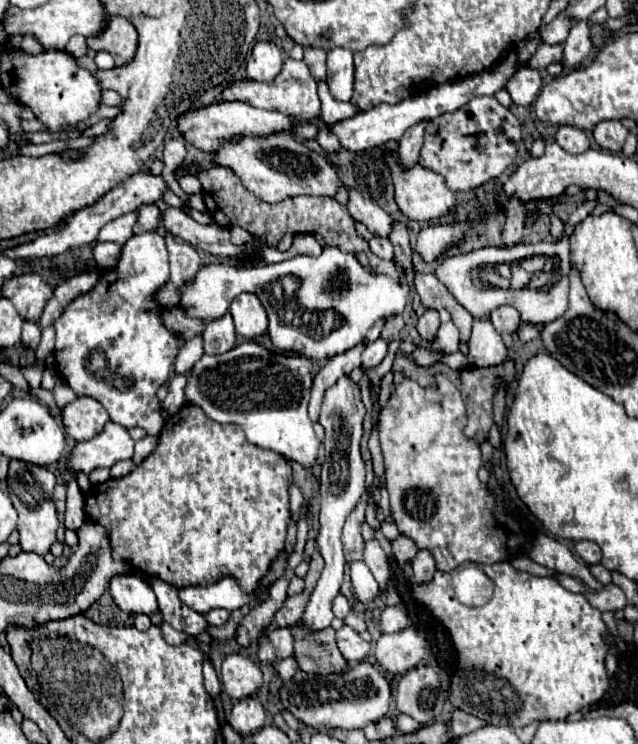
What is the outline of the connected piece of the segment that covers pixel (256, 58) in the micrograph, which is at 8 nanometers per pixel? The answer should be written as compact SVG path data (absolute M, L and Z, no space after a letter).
M273 40L257 42L247 62L247 78L259 82L271 82L281 72L281 66L283 66L281 48Z

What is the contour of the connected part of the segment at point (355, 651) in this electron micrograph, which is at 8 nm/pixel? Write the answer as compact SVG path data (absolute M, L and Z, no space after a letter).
M343 626L337 630L337 642L339 642L339 650L343 652L343 656L347 658L347 662L359 662L363 660L369 650L371 650L371 644L365 642L353 628L349 626Z

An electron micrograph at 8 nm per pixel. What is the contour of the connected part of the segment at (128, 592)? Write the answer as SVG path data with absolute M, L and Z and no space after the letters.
M121 574L111 580L109 592L115 600L115 604L129 614L155 614L159 612L157 598L151 590L151 586L135 574Z

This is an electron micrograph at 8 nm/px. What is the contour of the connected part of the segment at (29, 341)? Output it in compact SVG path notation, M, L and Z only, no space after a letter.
M23 320L23 344L25 344L25 348L35 350L39 344L39 338L41 338L41 334L39 334L37 324L31 320Z

